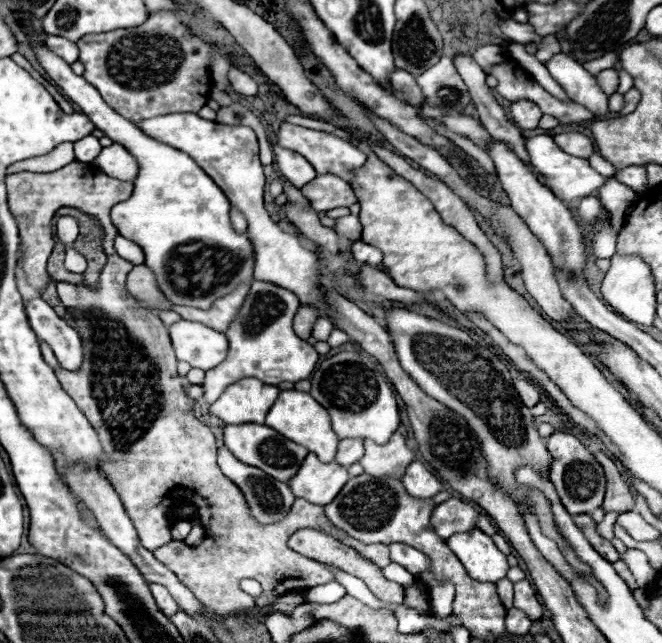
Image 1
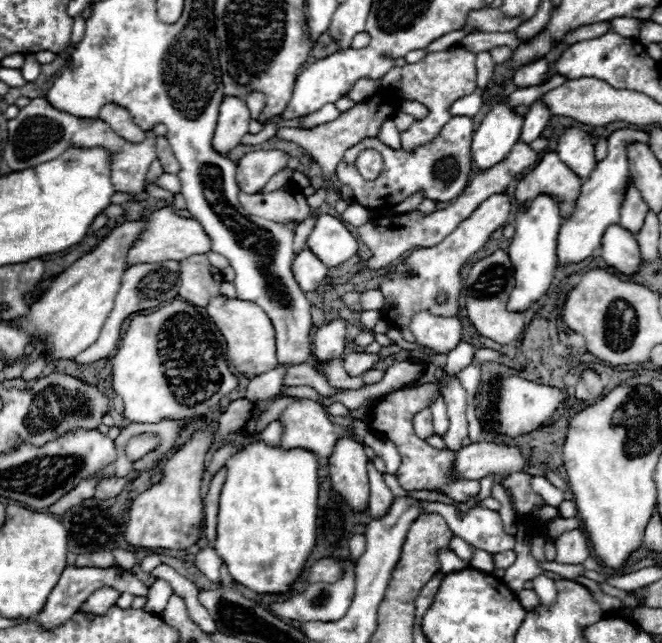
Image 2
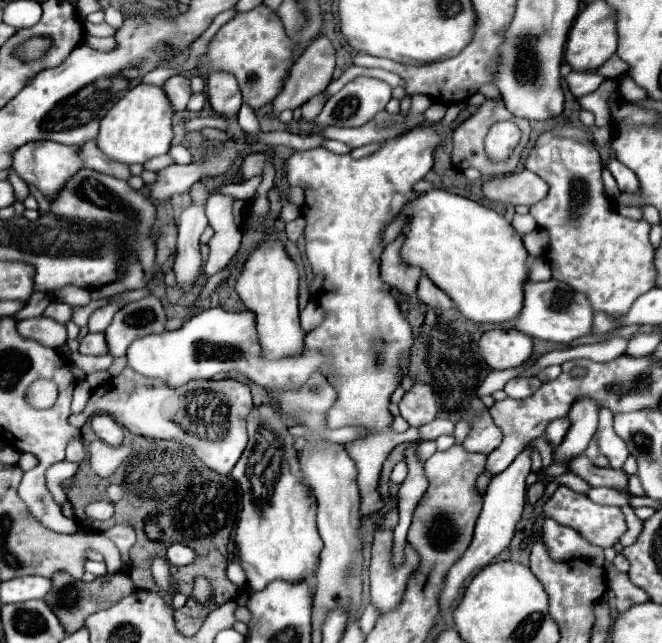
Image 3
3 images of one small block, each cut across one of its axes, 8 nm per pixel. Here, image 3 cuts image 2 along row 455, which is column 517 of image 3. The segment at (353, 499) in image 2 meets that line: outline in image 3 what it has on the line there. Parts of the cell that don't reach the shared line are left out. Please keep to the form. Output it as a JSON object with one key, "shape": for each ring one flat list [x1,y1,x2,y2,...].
{"shape":[[486,330,478,342,484,362,492,370,520,366,532,354,532,338,518,330]]}

